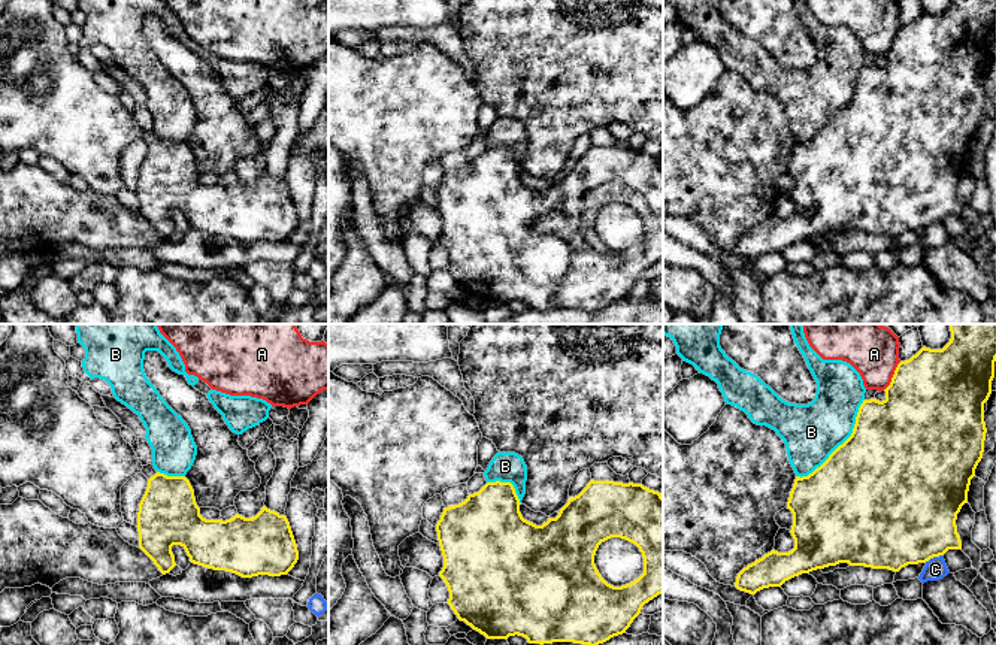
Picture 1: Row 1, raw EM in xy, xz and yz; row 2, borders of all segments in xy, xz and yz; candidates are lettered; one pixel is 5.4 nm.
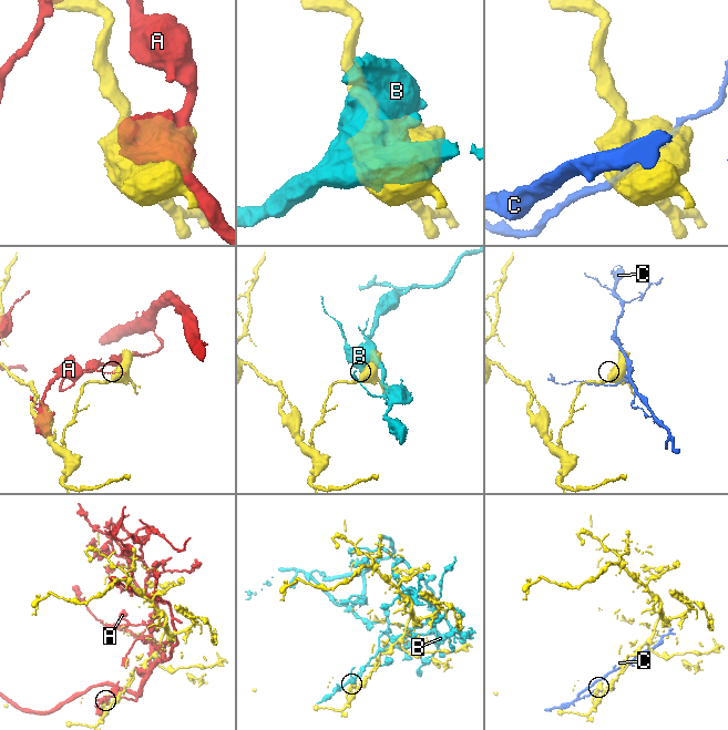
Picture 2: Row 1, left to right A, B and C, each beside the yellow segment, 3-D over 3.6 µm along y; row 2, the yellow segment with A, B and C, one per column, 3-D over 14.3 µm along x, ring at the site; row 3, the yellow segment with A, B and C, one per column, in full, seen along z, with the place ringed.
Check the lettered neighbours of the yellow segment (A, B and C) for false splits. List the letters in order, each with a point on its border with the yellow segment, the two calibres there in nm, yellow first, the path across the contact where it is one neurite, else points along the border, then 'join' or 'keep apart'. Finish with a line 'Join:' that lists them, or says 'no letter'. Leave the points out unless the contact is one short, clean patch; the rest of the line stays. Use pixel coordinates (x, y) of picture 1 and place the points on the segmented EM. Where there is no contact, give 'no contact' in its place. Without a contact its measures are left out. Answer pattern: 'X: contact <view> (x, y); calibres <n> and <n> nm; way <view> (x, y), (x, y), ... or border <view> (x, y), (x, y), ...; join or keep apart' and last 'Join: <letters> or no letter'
A: contact yz (893, 376); calibres 500 and 280 nm; keep apart
B: contact yz (842, 444); calibres 500 and 300 nm; keep apart
C: contact yz (934, 556); calibres 500 and 120 nm; keep apart
Join: no letter

